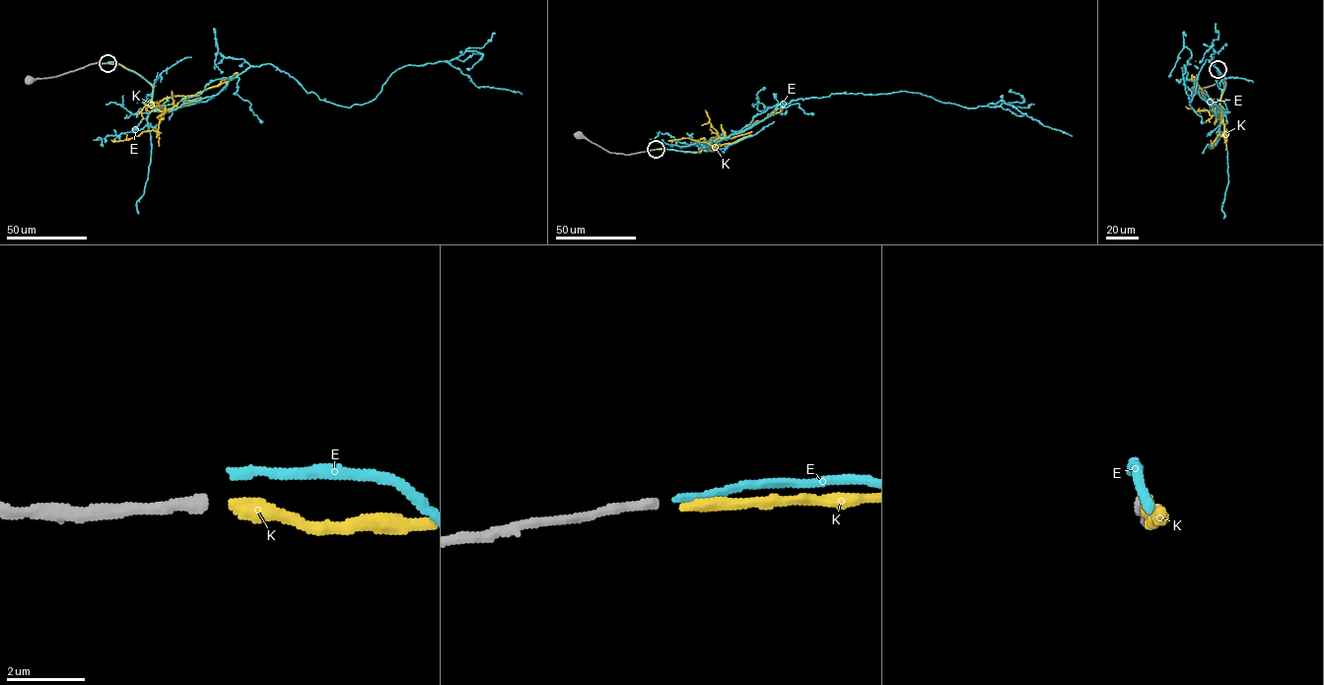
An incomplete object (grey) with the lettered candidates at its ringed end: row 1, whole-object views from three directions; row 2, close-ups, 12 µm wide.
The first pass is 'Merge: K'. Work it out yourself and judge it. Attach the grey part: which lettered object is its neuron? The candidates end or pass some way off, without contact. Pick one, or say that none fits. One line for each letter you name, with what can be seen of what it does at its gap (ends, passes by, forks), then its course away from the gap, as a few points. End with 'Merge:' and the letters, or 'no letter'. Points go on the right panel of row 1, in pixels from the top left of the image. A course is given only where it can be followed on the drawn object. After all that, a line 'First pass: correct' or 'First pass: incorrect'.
K: It ends there. Its course: (1218, 69), (1225, 86), (1219, 111), (1214, 107), (1214, 100), (1192, 78), (1195, 61)
Merge: K
First pass: correct

